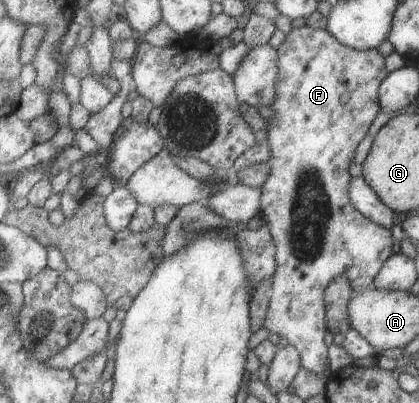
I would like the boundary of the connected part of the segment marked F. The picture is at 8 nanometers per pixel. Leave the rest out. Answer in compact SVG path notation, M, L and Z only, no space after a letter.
M305 24L285 34L285 39L275 51L275 99L269 106L273 117L266 122L271 159L266 162L269 175L260 188L259 207L274 244L276 271L272 276L271 297L262 327L274 339L285 338L286 343L298 352L300 367L313 377L317 375L319 381L326 381L330 374L327 371L327 346L323 342L326 330L325 287L335 275L345 275L354 294L362 293L370 287L383 263L392 255L394 242L390 232L360 215L351 205L348 195L351 179L349 161L377 115L378 87L388 73L384 58L377 49L355 51L339 44L325 29L311 29Z

